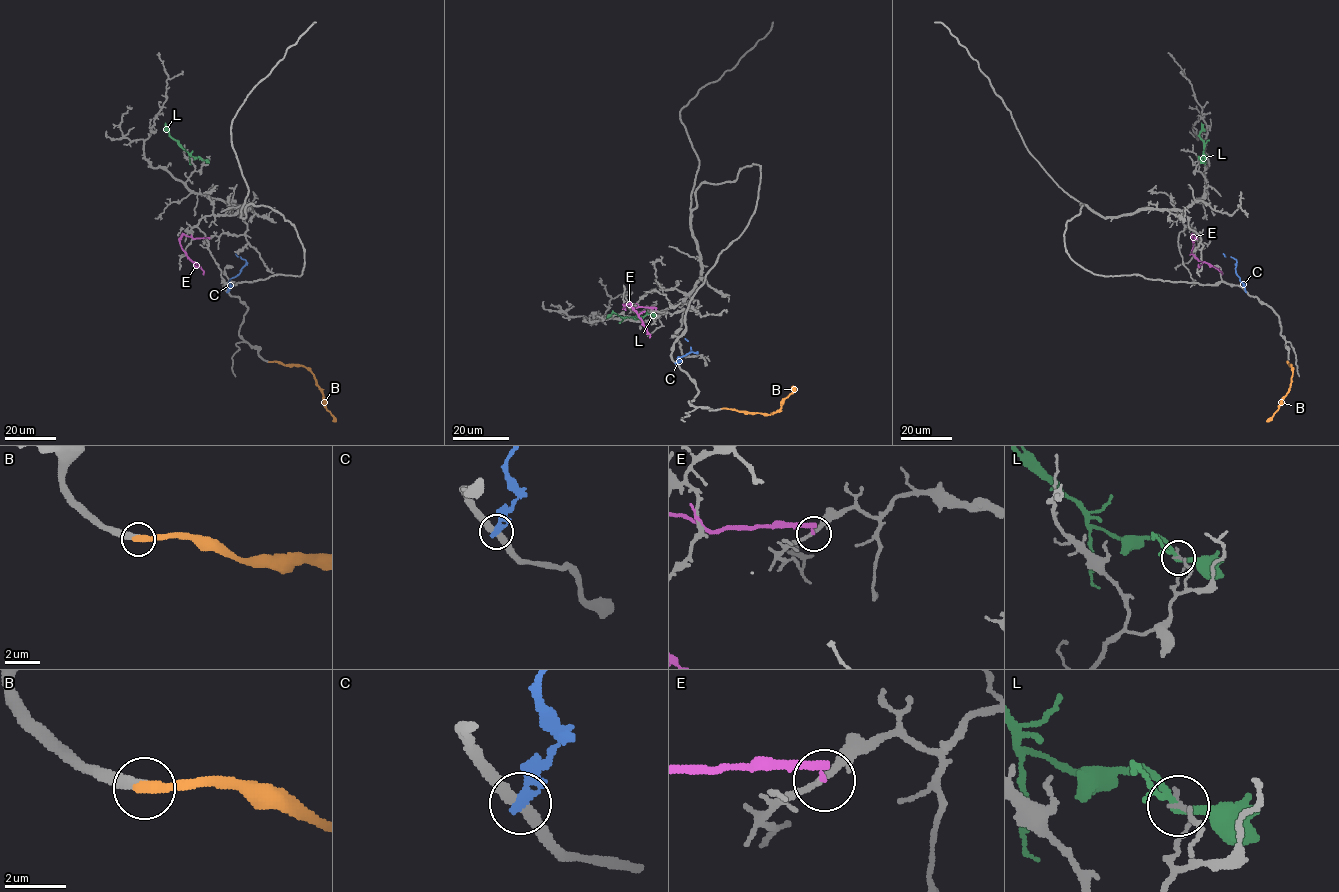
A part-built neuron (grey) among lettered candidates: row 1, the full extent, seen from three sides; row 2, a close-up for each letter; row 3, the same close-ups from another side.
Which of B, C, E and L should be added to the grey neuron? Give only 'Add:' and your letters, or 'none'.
Add: B

